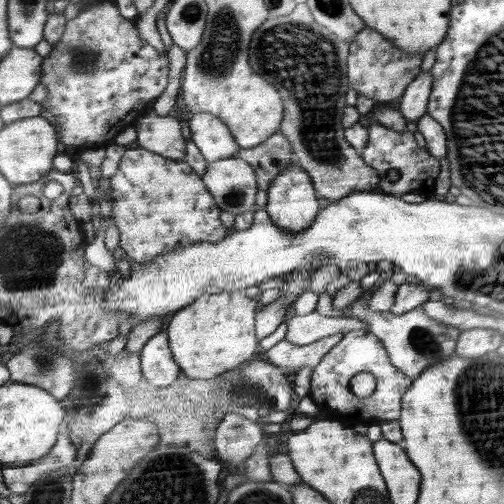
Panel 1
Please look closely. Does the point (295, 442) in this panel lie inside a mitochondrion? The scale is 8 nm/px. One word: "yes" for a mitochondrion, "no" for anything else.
no

